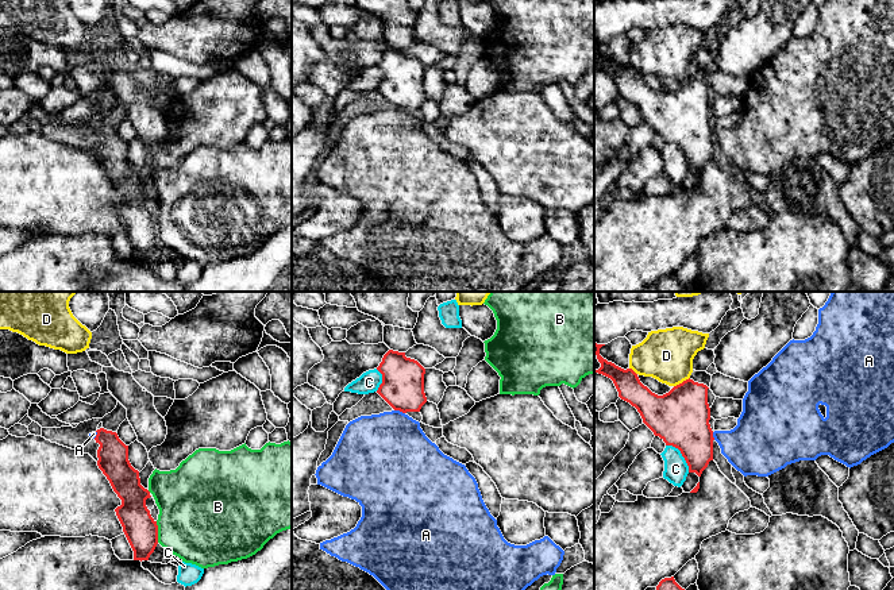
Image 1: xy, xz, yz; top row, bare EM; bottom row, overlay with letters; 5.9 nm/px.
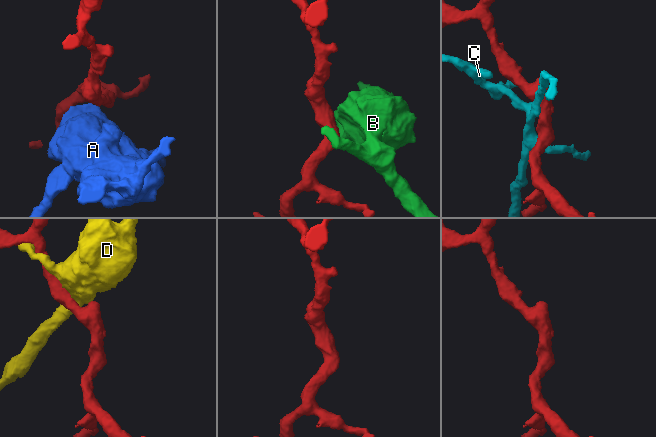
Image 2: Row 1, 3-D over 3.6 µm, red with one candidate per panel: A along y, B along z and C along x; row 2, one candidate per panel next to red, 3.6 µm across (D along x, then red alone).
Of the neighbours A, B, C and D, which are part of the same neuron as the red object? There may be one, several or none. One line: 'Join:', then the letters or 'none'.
Join: none

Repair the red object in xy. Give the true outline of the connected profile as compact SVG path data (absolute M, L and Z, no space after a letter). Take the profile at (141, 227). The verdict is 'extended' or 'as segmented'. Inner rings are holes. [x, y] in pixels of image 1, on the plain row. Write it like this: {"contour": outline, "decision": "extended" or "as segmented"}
{"contour": "M104 126L96 130L95 138L100 142L97 147L97 163L122 197L122 203L115 209L134 248L134 258L149 258L158 242L158 223L146 204L146 197L151 194L150 189L140 182L139 169L128 158L128 143L119 136L117 131Z", "decision": "as segmented"}

